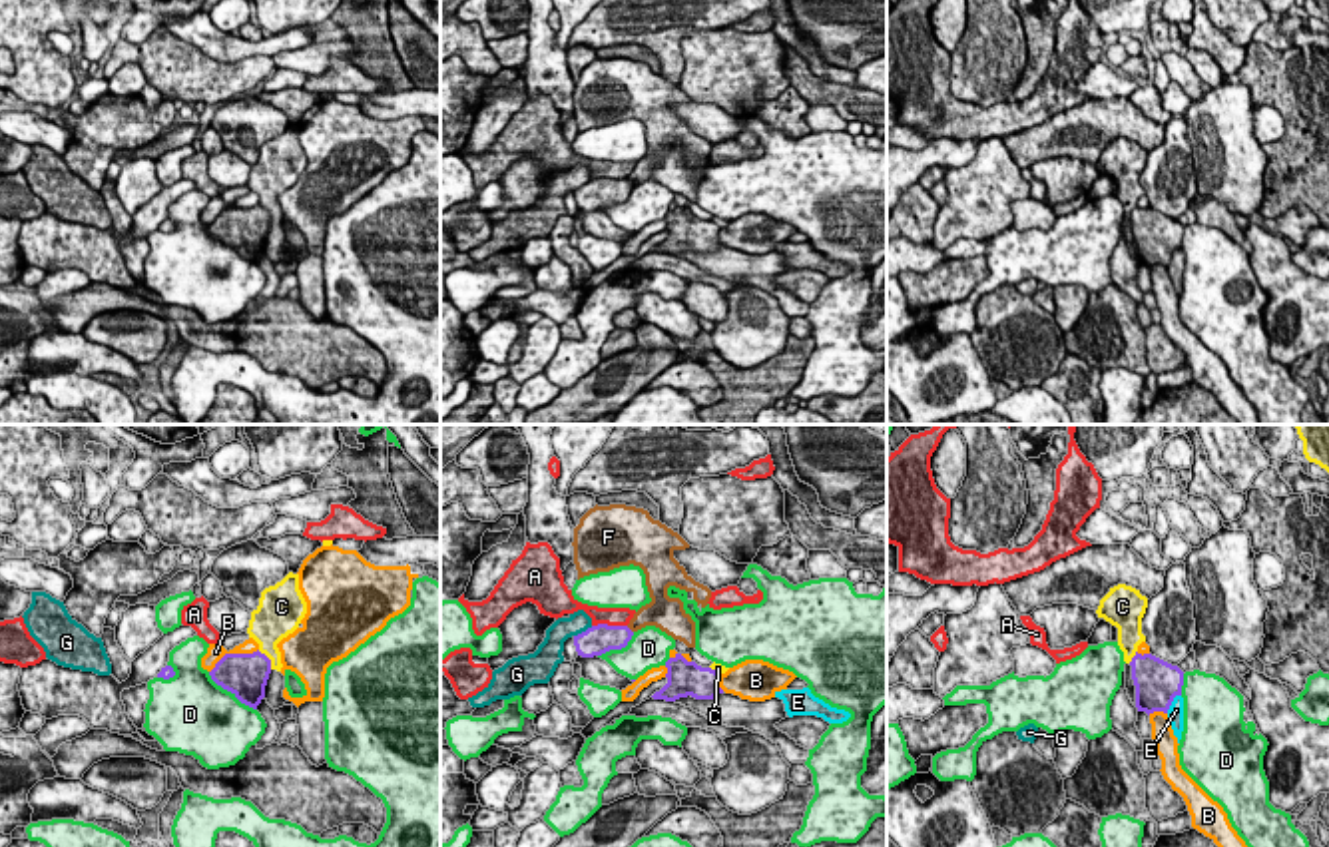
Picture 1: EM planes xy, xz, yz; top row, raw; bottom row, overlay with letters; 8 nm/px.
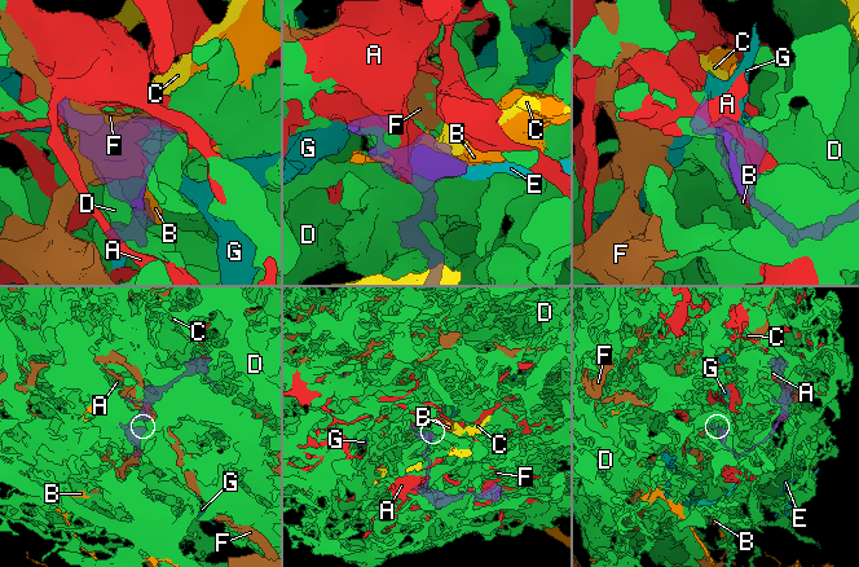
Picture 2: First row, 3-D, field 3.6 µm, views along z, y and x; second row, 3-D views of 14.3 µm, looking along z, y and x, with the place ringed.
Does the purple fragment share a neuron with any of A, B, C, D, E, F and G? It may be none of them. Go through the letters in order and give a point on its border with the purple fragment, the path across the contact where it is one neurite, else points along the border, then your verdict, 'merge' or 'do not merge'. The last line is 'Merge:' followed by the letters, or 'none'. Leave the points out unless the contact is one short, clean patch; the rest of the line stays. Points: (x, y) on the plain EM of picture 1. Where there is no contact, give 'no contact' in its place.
A: meets purple in xz at (606, 178); do not merge
B: meets purple in xy at (232, 208); do not merge
C: meets purple in xy at (267, 212); border along xy (258, 204), (269, 214), (271, 222); do not merge
D: meets purple in xy at (232, 246); do not merge
E: meets purple in yz at (1172, 254); do not merge
F: meets purple in xz at (630, 184); border along xz (626, 180), (632, 186); do not merge
G: meets purple in xz at (582, 186); do not merge
Merge: none

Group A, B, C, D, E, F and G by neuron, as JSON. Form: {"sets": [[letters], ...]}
{"sets": [["A", "E"], ["B"], ["C"], ["D"], ["F"], ["G"]]}

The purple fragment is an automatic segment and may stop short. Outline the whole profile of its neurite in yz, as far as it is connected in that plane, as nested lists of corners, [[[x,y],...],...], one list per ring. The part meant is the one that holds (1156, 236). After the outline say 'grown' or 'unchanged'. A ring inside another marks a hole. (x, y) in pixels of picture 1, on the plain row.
[[[1138,207],[1130,215],[1136,239],[1136,261],[1148,269],[1168,267],[1176,249],[1182,249],[1184,225],[1152,207]]]; unchanged

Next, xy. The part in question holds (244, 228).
[[[259,203],[253,207],[225,207],[209,225],[217,239],[253,263],[265,251],[269,227],[271,213]]]; unchanged

